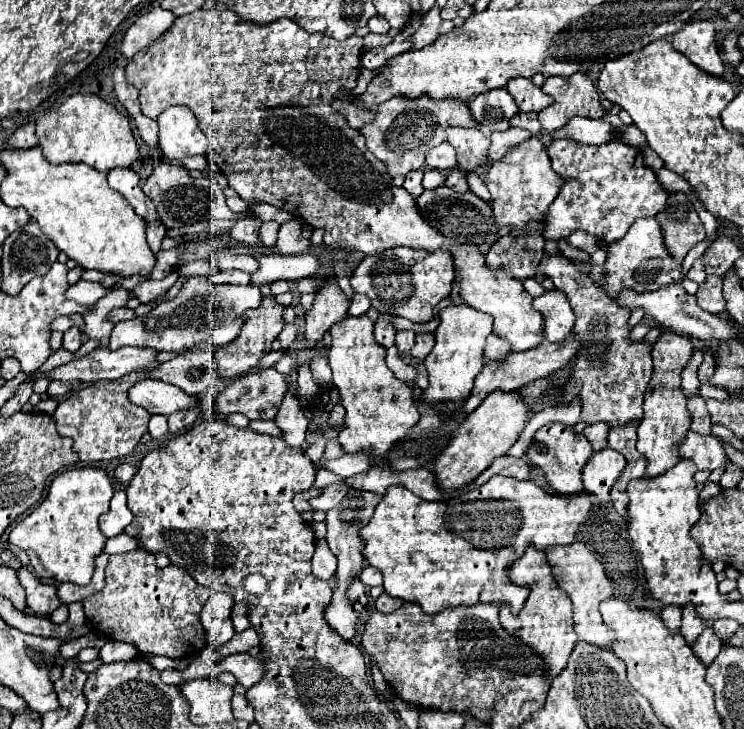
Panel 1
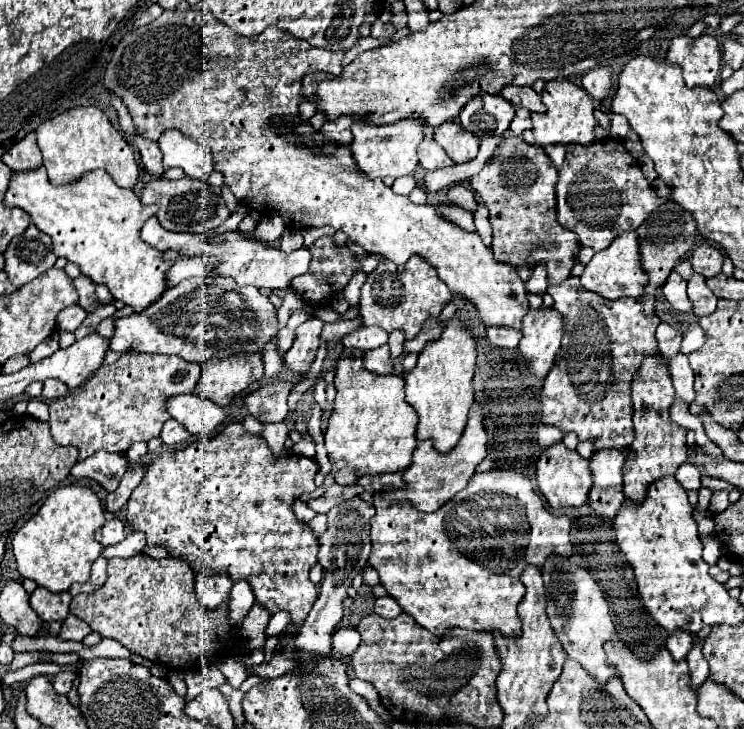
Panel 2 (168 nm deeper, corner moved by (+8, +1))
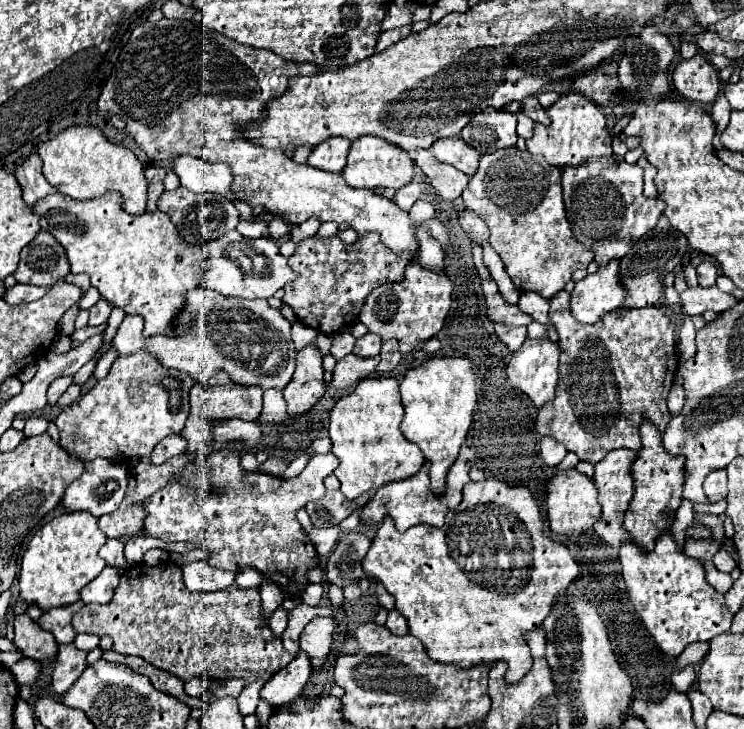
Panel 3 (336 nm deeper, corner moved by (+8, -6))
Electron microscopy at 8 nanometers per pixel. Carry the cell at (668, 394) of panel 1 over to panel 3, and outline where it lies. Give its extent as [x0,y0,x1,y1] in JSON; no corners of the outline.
[624,421,684,551]

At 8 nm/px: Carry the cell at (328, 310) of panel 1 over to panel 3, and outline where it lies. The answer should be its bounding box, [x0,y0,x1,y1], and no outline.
[282,347,326,419]

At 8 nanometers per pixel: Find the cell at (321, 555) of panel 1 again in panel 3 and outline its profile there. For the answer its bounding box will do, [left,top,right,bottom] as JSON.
[302,583,324,607]

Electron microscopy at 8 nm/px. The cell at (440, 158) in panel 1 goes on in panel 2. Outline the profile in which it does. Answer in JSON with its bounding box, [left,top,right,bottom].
[418,140,454,170]

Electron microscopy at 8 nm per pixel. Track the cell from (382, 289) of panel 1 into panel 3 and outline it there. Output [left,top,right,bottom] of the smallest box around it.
[360,261,452,353]

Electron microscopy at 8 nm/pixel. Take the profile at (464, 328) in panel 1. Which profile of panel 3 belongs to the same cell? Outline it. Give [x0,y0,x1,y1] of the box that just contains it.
[400,357,476,497]

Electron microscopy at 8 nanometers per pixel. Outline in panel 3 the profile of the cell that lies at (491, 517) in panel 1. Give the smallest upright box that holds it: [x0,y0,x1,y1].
[362,479,580,685]

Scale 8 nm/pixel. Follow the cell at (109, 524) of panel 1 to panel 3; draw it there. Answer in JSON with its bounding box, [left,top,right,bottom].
[100,539,126,571]

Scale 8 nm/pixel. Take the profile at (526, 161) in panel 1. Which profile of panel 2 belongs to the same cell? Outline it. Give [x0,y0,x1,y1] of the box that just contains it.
[468,144,580,284]

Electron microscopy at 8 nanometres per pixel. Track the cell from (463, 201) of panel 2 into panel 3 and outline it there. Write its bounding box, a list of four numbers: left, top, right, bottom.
[460,211,488,245]

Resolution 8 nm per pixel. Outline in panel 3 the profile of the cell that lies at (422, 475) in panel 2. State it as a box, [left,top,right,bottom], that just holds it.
[360,445,476,531]

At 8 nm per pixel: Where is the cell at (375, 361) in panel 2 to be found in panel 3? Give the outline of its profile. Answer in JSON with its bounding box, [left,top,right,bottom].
[330,353,378,389]

